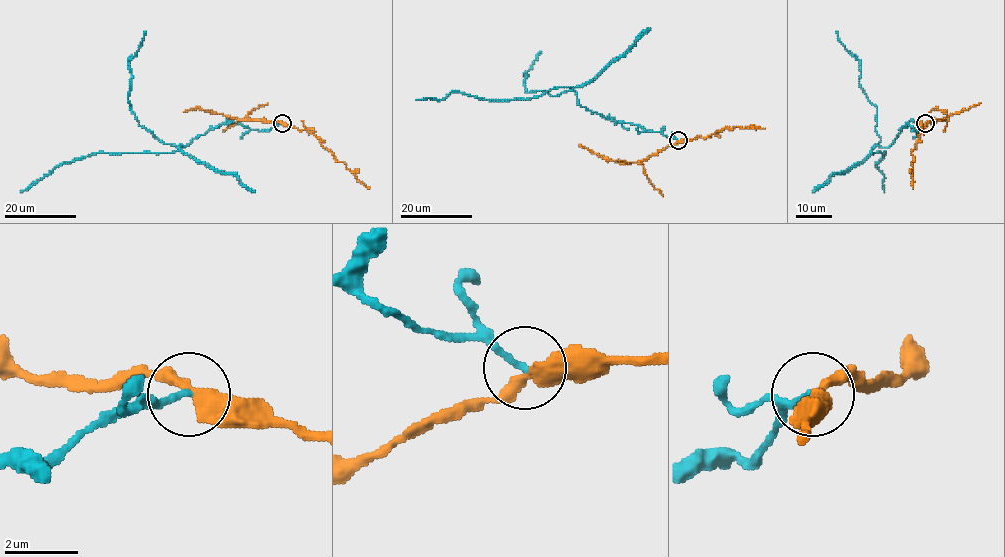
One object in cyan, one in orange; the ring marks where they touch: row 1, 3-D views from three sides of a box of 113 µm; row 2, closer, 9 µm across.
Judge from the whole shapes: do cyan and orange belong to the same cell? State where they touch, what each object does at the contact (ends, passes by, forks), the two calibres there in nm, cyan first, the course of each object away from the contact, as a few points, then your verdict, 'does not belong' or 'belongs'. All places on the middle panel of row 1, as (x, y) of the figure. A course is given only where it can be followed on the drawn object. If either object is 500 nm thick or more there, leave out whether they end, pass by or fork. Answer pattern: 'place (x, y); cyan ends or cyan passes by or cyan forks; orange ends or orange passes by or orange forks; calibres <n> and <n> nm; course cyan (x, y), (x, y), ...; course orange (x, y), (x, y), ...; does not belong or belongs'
place (678, 140); cyan ends; orange passes by; calibres 150 and 400 nm; course cyan (677, 140), (592, 112), (578, 103), (574, 87), (513, 100), (451, 92), (443, 99), (416, 100); course orange (678, 140), (705, 137), (727, 127), (764, 128); does not belong

